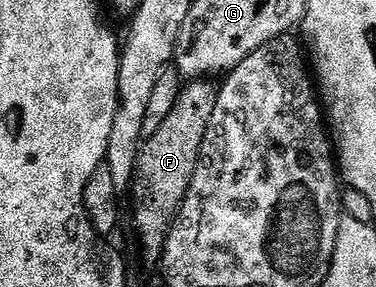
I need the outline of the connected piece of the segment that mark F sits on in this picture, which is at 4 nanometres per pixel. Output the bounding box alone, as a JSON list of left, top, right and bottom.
[134,80,218,263]

